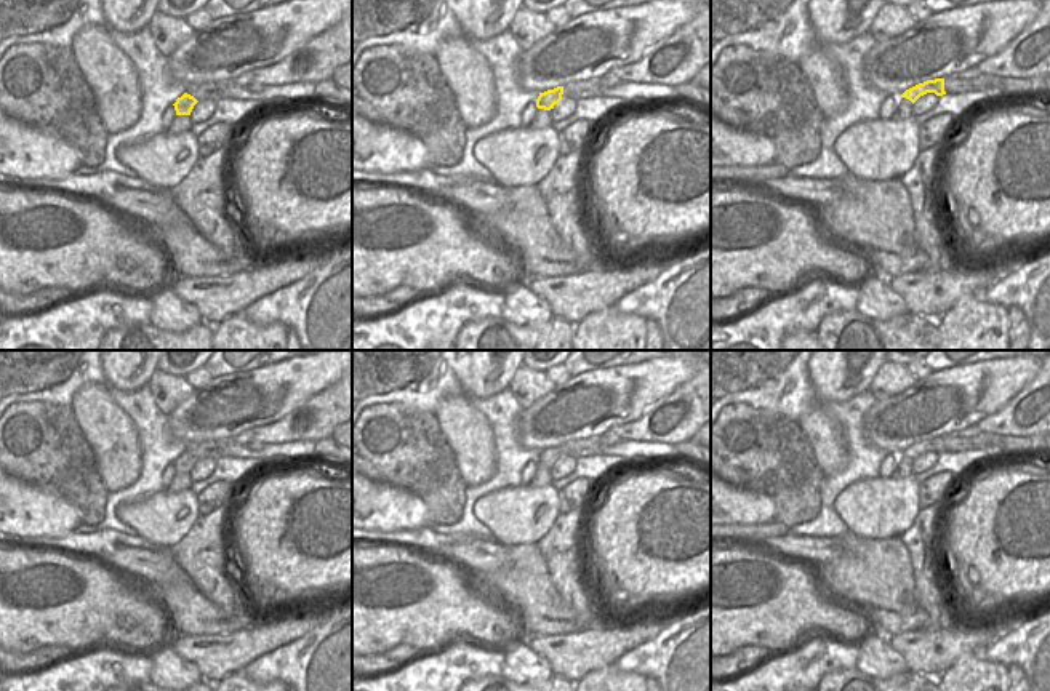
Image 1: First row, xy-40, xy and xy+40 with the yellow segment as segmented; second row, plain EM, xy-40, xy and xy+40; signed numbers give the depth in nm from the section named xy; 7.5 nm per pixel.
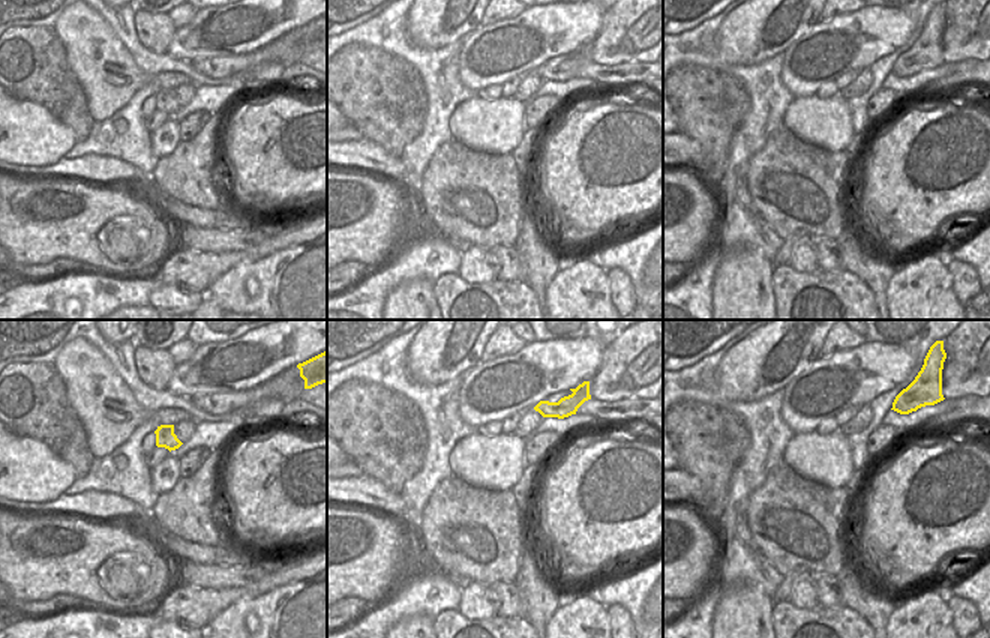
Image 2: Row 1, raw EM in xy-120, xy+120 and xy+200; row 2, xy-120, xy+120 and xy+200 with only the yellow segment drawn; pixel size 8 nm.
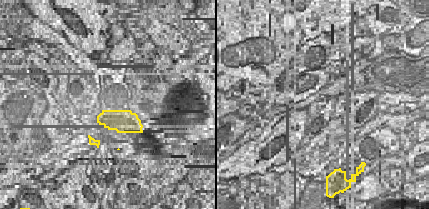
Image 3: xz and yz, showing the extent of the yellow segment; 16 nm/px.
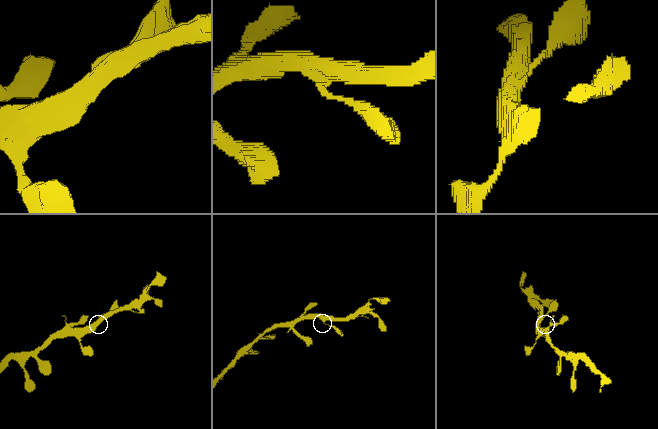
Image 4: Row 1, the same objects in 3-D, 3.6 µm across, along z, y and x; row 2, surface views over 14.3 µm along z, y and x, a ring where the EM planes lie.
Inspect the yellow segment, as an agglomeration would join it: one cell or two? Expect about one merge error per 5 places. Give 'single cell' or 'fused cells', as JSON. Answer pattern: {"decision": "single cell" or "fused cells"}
{"decision": "single cell"}

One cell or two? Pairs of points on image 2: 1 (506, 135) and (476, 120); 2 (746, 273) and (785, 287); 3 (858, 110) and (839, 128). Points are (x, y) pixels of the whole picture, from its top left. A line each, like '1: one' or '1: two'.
1: one
2: two
3: two

